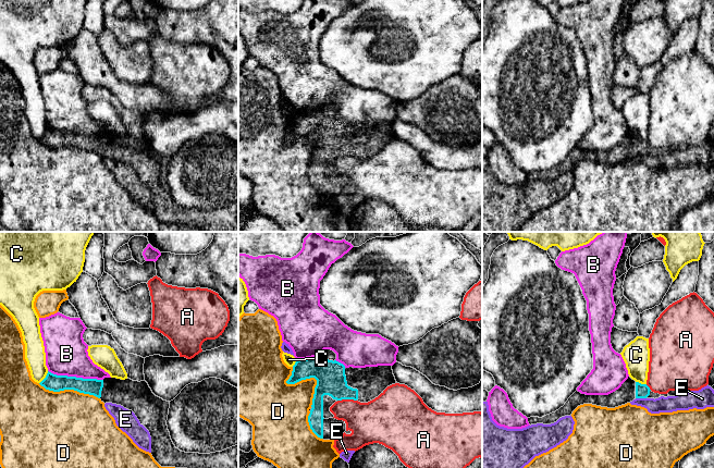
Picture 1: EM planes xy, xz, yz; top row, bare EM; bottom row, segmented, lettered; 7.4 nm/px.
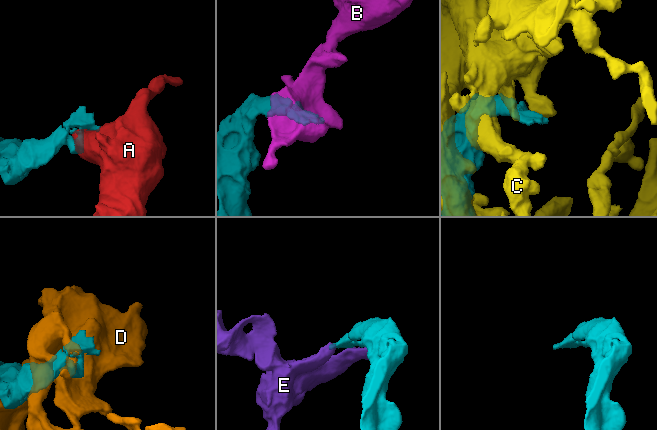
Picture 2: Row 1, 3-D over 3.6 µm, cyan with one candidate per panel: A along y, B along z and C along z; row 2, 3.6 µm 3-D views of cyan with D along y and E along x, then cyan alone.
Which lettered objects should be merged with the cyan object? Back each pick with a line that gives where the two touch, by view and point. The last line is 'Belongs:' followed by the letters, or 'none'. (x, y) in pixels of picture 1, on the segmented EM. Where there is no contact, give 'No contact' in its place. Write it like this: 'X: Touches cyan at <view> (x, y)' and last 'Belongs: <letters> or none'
Belongs: none

